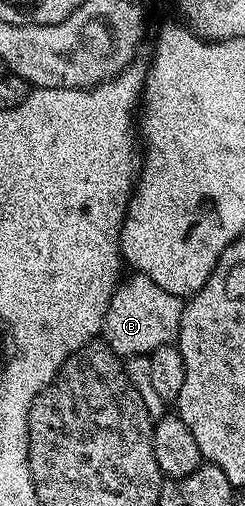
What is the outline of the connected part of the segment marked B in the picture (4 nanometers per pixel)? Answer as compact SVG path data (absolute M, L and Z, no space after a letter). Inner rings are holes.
M134 273L117 287L107 306L101 331L107 346L122 359L150 355L162 344L173 343L180 333L184 303L181 296L168 293L150 277Z

